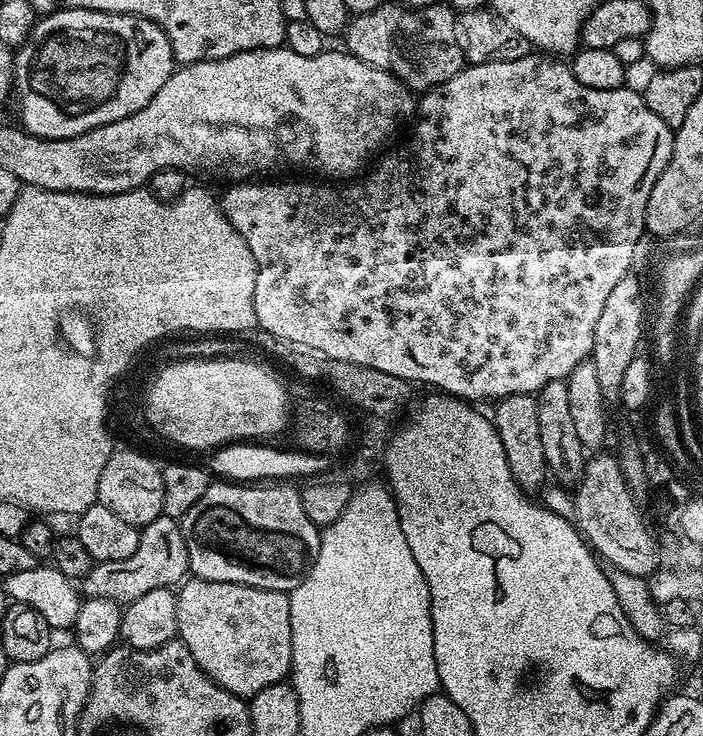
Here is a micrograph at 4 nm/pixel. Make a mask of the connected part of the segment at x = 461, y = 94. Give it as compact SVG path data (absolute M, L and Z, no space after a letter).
M529 54L529 55L526 55L526 56L523 56L523 57L522 57L522 58L518 58L518 59L517 59L517 60L515 60L515 61L514 61L514 62L482 62L482 63L481 63L481 64L468 64L468 65L467 65L467 66L465 66L465 68L464 68L464 69L463 69L463 70L462 70L462 71L461 71L461 72L459 72L459 73L458 73L458 74L454 74L454 78L450 78L450 79L449 79L449 80L447 80L447 81L446 81L446 82L445 82L445 84L436 84L436 85L434 85L434 86L433 86L433 88L429 88L429 89L428 89L428 91L427 91L427 92L425 92L425 93L423 93L423 95L421 95L421 96L420 96L420 97L419 97L419 100L418 100L418 111L417 111L417 112L416 112L416 113L415 113L415 116L414 116L414 121L415 121L415 120L416 120L416 125L414 125L414 126L413 126L413 128L412 128L412 133L410 133L410 134L409 134L409 136L408 136L408 141L406 141L406 142L405 142L405 144L404 144L404 149L402 149L402 150L401 150L401 152L400 152L400 153L398 153L398 154L397 154L397 156L392 156L392 157L388 157L388 156L384 156L384 155L381 155L381 156L380 156L380 157L379 157L379 160L380 160L380 159L381 159L381 160L380 160L380 165L378 165L378 166L377 166L377 168L376 168L376 169L374 169L374 168L375 168L375 167L373 167L373 168L372 168L372 169L371 169L371 170L368 170L368 171L365 171L365 172L364 172L364 173L363 173L363 175L361 175L361 176L360 176L360 177L359 177L359 178L356 178L356 179L353 179L353 180L352 180L352 181L351 181L351 182L316 182L316 183L320 183L320 184L307 184L307 182L306 182L306 181L304 181L304 180L276 180L276 181L274 181L274 182L273 182L273 184L264 184L264 183L268 183L268 182L236 182L236 183L233 183L233 184L232 184L232 185L231 185L231 186L228 186L228 187L225 187L225 188L228 188L228 189L226 189L226 190L225 190L225 192L224 192L224 197L223 197L223 196L222 196L222 195L221 195L221 196L220 196L220 197L219 197L219 200L218 200L218 203L219 203L219 206L220 206L220 208L221 208L221 210L223 210L223 212L224 212L224 216L225 216L225 217L226 217L226 219L227 219L227 220L228 220L228 221L230 221L230 223L232 223L232 225L233 225L233 226L234 226L234 230L238 230L238 234L242 234L242 238L246 238L246 246L250 246L250 254L254 254L254 262L255 262L255 263L256 263L256 281L255 281L255 282L254 282L254 314L255 314L255 315L256 315L256 323L257 323L257 325L258 325L258 328L259 328L259 329L260 329L260 330L262 330L262 331L269 331L269 332L270 332L270 334L274 334L274 335L275 335L275 337L279 337L279 338L286 338L286 339L290 339L290 340L291 340L291 341L293 341L293 342L302 342L302 343L303 343L303 345L307 345L307 346L310 346L310 347L312 347L312 348L313 348L313 349L314 349L314 350L315 350L315 351L316 351L316 353L320 353L320 354L321 354L321 355L322 355L322 356L328 356L328 357L329 357L329 358L330 358L330 359L340 359L340 360L345 360L345 361L346 361L346 362L354 362L354 363L355 363L355 364L361 364L361 365L362 365L362 366L370 366L370 367L371 367L371 368L373 368L373 369L374 369L374 370L382 370L382 371L383 371L383 372L385 372L385 373L386 373L386 374L394 374L394 375L395 375L395 376L397 376L397 377L398 377L398 378L402 378L402 379L403 379L403 380L407 380L407 381L409 381L409 382L415 382L415 383L416 383L416 384L417 384L417 385L419 385L419 384L418 384L418 383L420 383L420 384L429 384L429 386L430 386L430 387L432 387L432 388L429 388L429 389L432 389L432 390L439 390L439 391L440 391L440 392L441 392L441 393L444 393L444 394L447 394L447 395L449 395L449 396L455 396L455 397L457 397L457 398L459 398L459 399L461 399L461 400L466 400L466 401L469 401L469 402L480 402L480 401L476 401L476 400L489 400L489 402L495 402L495 401L498 401L498 400L501 400L501 399L502 399L502 397L504 397L504 396L513 396L513 395L514 395L514 394L535 394L535 393L537 393L537 392L540 392L540 391L541 391L541 390L542 390L542 386L546 386L546 382L554 382L554 381L555 381L555 380L567 380L567 379L568 379L568 376L569 376L569 374L570 374L570 373L571 373L571 372L572 372L572 371L573 371L573 370L574 370L574 366L578 366L578 365L579 365L579 364L581 364L581 363L582 363L582 361L584 361L584 360L586 360L586 359L589 359L589 357L591 357L591 355L592 355L592 347L593 347L593 346L594 346L594 326L598 326L598 317L600 317L600 316L601 316L601 315L602 315L602 306L606 306L606 297L607 297L607 296L608 296L608 295L610 295L610 290L614 290L614 286L618 286L618 282L622 282L622 278L623 278L623 277L624 277L624 276L626 276L626 275L629 275L629 273L631 273L631 272L632 272L632 271L633 271L633 268L632 268L632 263L634 263L634 262L635 262L635 260L636 260L636 243L638 243L638 242L639 242L639 240L640 240L640 235L642 235L642 234L643 234L643 235L645 235L645 232L646 232L646 229L645 229L645 227L644 227L644 219L645 219L645 218L646 218L646 202L650 202L650 190L654 190L654 182L658 182L658 174L662 174L662 170L666 170L666 162L670 162L670 158L671 158L671 157L672 157L672 138L673 138L673 135L674 135L674 129L673 129L673 128L671 128L671 127L670 127L670 126L666 126L666 122L662 122L662 118L658 118L658 114L654 114L654 110L650 110L650 106L646 106L646 102L645 102L645 101L644 101L644 97L643 97L643 95L641 95L641 93L640 93L640 92L639 92L639 91L637 91L637 89L636 89L636 92L635 92L635 90L634 90L634 89L632 89L632 88L631 88L631 86L625 86L625 87L622 87L622 88L615 88L615 89L614 89L614 90L593 90L593 89L592 89L592 87L590 87L590 86L582 86L582 82L578 82L578 78L574 78L574 74L573 74L573 73L572 73L572 70L571 70L571 67L569 67L569 65L568 65L568 64L567 64L567 63L564 63L564 64L559 64L559 62L558 62L558 61L556 61L556 60L559 60L559 59L556 59L556 58L553 58L553 57L552 57L552 56L551 56L551 55L548 55L548 54Z

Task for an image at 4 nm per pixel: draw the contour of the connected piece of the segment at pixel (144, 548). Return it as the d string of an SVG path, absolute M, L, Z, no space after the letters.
M161 514L140 528L138 550L134 550L130 558L93 563L90 574L86 574L82 581L82 592L87 598L107 598L115 604L127 606L150 590L179 585L189 572L188 547L179 523L173 517Z

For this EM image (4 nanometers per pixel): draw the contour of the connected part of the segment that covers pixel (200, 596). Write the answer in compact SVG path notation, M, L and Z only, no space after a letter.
M188 578L176 592L176 631L178 638L194 654L194 662L218 686L241 698L251 698L266 686L281 683L292 671L292 627L289 593L262 590L230 582Z

